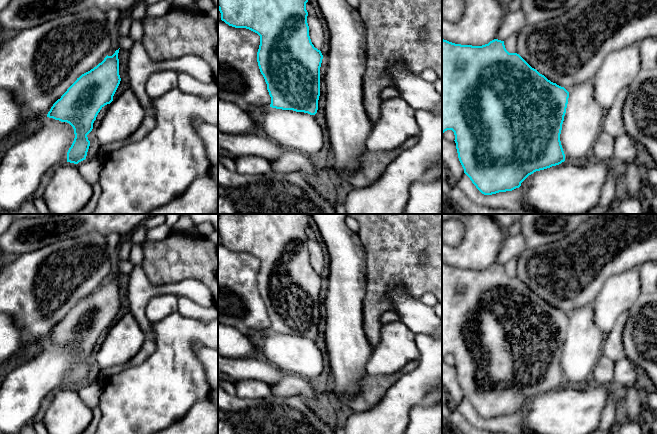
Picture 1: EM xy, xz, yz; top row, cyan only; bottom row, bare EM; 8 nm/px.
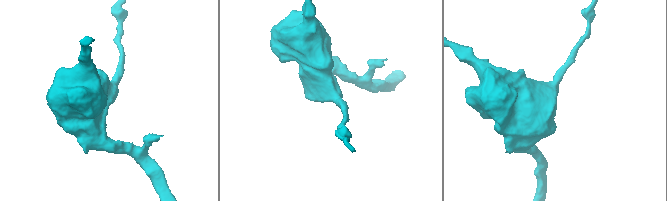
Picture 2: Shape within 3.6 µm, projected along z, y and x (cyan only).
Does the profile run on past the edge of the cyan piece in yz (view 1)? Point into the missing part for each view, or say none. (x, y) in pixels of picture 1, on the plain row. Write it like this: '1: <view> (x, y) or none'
1: none

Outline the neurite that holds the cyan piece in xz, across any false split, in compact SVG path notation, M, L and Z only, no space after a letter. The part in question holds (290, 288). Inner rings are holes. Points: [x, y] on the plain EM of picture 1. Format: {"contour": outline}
{"contour": "M218 214L221 244L260 260L257 286L271 321L270 331L315 339L323 279L314 271L307 247L309 214Z"}

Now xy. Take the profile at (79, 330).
{"contour": "M119 273L112 280L107 279L96 291L77 302L47 338L49 342L69 347L74 353L75 362L67 376L67 386L78 388L86 383L90 370L87 359L92 355L93 347L100 334L113 325L121 305L118 277Z"}

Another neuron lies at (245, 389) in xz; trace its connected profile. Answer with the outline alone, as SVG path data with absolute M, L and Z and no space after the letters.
M259 380L235 381L236 396L241 399L266 399L273 396L270 386Z

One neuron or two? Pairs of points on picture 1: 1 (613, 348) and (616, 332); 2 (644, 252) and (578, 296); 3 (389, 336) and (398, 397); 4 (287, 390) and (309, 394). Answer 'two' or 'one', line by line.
1: one
2: one
3: two
4: one

